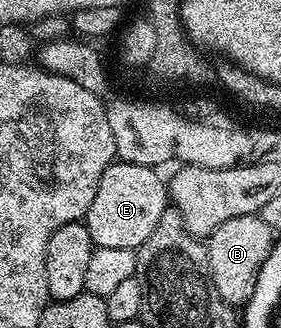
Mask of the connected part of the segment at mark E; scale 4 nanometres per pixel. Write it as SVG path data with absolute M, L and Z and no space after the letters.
M116 161L99 180L94 201L84 223L95 247L139 249L157 227L162 212L168 208L168 188L153 167Z

